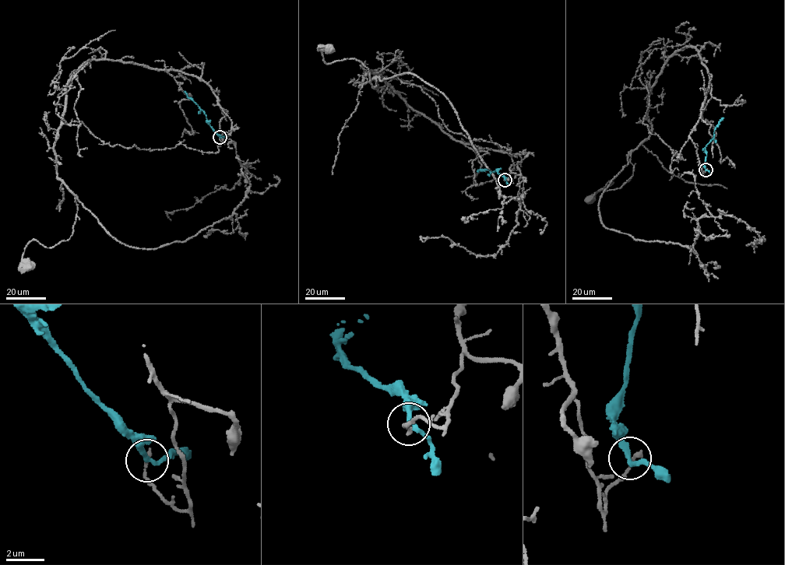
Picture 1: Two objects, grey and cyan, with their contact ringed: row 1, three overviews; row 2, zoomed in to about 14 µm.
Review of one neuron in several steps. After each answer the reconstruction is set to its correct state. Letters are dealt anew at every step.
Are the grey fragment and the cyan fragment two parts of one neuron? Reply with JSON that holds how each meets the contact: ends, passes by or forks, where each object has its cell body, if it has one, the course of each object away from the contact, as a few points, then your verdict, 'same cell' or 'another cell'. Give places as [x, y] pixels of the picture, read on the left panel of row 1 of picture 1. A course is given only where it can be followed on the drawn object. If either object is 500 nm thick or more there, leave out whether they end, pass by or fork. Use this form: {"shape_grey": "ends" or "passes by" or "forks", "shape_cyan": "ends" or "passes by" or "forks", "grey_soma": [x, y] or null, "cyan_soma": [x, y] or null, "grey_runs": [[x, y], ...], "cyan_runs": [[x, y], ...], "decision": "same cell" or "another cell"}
{"shape_grey": "ends", "shape_cyan": "passes by", "grey_soma": [29, 266], "cyan_soma": null, "grey_runs": [[220, 138], [227, 110], [202, 80], [84, 64], [54, 141], [73, 231], [49, 247], [31, 240], [29, 266]], "cyan_runs": [[220, 137], [208, 124], [202, 110], [184, 90]], "decision": "another cell"}

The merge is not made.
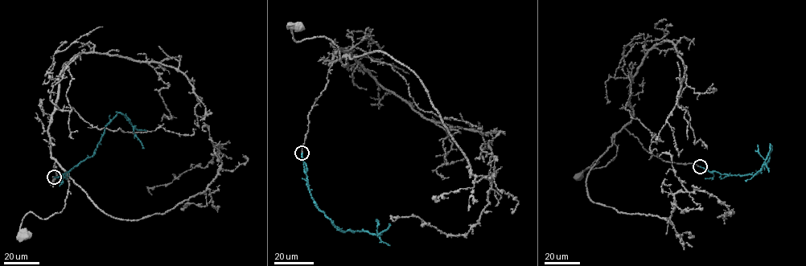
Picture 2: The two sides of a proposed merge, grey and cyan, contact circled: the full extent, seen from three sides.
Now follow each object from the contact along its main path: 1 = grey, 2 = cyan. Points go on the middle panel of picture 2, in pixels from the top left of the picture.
1: (302, 153), (329, 69), (346, 59), (323, 36), (297, 42), (298, 26)
2: (302, 153), (309, 191), (317, 208), (335, 227), (345, 232), (368, 231), (377, 235), (388, 223)

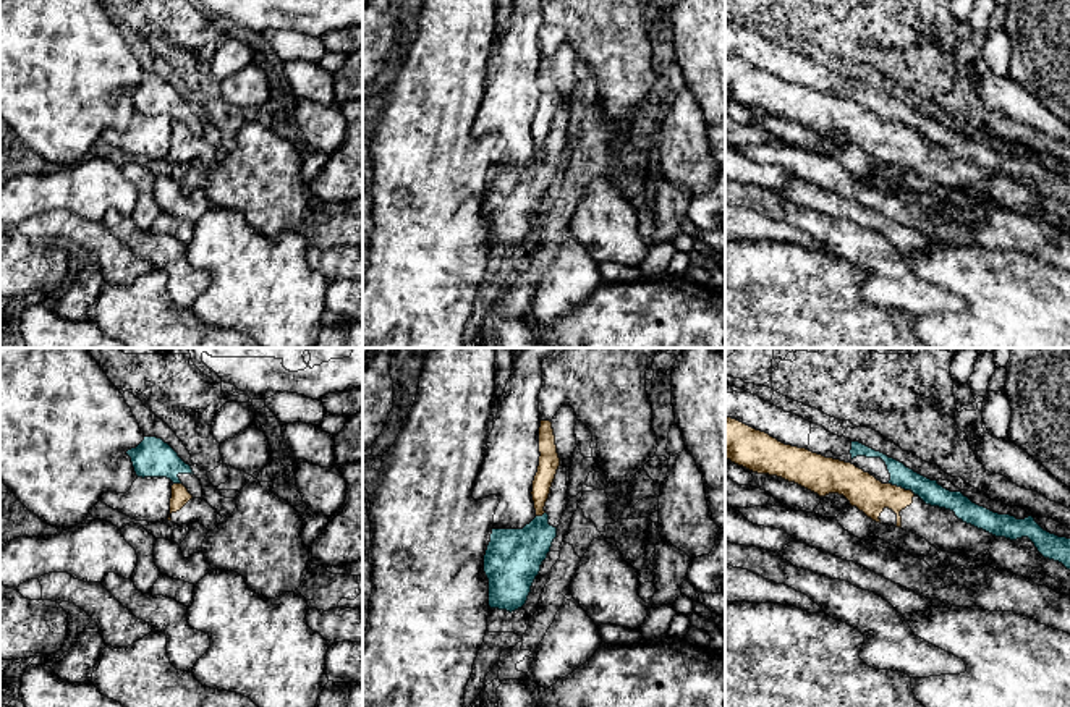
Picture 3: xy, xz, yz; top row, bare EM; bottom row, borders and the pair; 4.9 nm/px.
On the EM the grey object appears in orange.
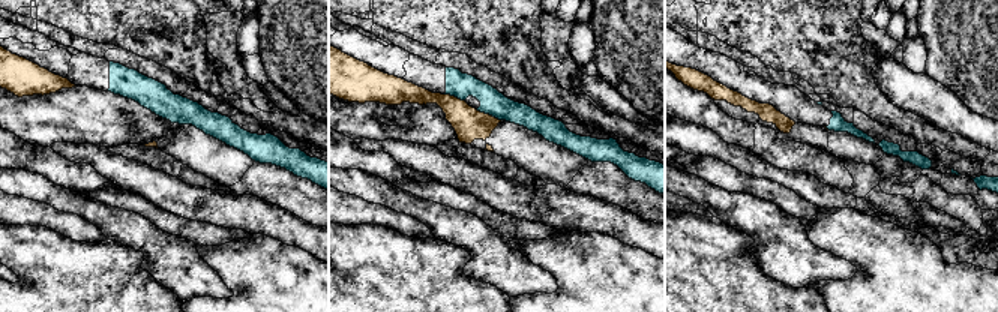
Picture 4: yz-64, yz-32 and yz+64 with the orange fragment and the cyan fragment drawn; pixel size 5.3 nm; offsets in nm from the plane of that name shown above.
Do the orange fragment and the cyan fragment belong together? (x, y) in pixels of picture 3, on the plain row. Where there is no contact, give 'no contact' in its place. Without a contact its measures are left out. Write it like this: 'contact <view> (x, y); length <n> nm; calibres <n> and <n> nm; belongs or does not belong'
contact yz (900, 125); length 150 nm; calibres 180 and 120 nm; does not belong

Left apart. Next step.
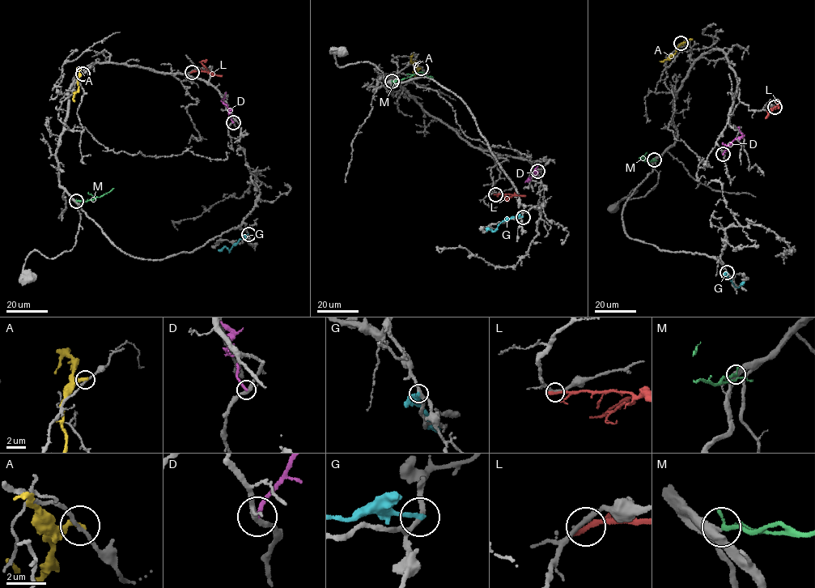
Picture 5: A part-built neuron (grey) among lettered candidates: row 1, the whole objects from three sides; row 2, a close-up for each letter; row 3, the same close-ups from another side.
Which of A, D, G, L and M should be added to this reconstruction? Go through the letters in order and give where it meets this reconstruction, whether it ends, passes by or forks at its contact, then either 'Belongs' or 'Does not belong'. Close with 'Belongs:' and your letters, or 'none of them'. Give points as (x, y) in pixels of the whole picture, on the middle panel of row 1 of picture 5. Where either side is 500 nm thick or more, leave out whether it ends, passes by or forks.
A: Touches grey at (421, 68). It ends there. Does not belong
D: Touches grey at (537, 171). It ends there. Does not belong
G: Touches grey at (523, 217). It ends there. Does not belong
L: Touches grey at (495, 194). It ends there. Does not belong
M: Touches grey at (392, 81). It ends there. Belongs
Belongs: M

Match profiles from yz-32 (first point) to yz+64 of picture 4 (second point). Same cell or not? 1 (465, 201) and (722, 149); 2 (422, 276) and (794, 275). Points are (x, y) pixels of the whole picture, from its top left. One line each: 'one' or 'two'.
1: two
2: two

